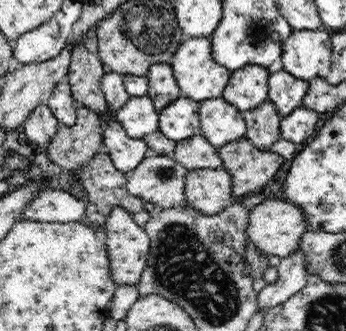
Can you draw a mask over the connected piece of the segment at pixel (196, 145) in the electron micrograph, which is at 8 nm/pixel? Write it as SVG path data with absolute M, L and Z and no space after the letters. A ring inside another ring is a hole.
M202 134L178 142L172 158L188 171L201 168L224 169L224 161L220 159L218 149L209 144Z

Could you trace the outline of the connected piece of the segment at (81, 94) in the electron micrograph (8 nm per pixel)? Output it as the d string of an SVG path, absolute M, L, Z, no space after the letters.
M82 41L71 50L67 79L74 101L94 110L97 114L109 107L101 90L102 77L105 76L103 62L97 53L88 51Z

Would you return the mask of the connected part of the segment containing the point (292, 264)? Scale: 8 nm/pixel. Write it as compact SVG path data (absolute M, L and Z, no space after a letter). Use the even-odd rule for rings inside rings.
M296 251L286 258L281 258L281 261L277 267L278 278L277 281L271 285L264 286L258 292L258 309L263 309L266 312L276 305L286 302L291 296L294 296L297 292L300 292L304 286L306 286L307 277L310 275L306 268L308 268L308 257L302 253L302 251Z

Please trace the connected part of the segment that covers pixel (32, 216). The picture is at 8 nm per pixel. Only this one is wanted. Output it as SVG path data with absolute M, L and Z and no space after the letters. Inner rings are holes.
M46 188L36 194L36 198L30 202L30 207L23 211L19 221L74 223L83 218L87 206L82 199L64 189Z

